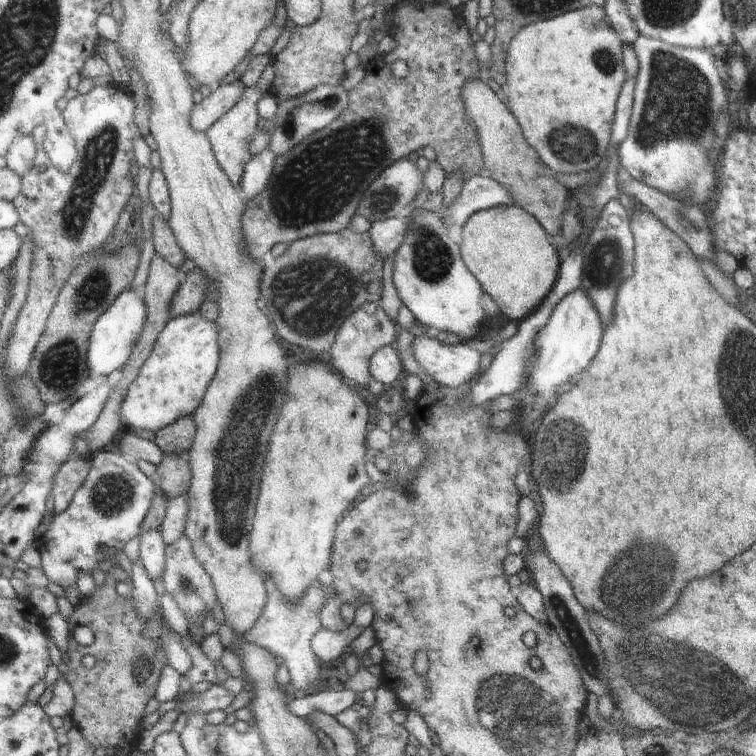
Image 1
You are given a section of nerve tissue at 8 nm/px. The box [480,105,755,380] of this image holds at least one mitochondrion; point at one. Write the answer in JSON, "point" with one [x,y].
{"point":[572,144]}

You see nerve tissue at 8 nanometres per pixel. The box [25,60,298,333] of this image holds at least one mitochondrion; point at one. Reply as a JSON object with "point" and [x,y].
{"point":[100,153]}

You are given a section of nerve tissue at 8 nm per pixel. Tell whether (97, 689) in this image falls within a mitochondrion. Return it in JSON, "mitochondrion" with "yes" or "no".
{"mitochondrion":"no"}

